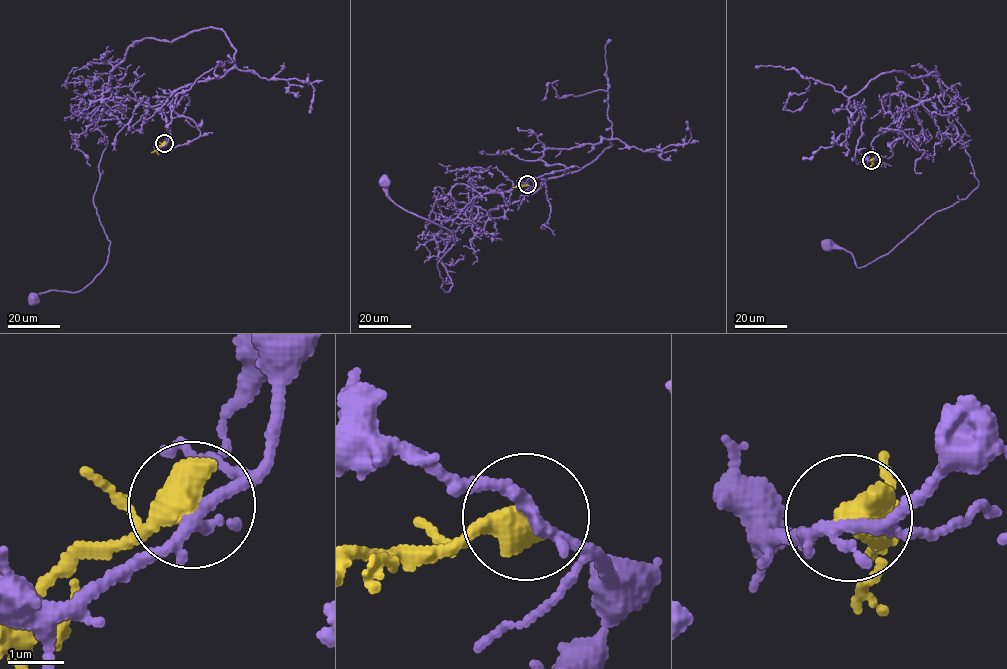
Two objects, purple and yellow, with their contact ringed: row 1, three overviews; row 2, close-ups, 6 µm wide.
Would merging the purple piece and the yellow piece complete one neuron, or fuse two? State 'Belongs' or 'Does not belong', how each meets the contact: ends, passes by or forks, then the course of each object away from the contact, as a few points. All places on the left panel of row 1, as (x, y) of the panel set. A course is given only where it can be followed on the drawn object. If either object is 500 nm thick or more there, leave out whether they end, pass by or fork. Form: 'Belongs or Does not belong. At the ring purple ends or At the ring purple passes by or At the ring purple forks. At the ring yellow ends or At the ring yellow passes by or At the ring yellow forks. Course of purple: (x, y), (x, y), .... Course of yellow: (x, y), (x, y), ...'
Does not belong. Course of purple: (165, 144), (161, 114), (94, 81), (79, 108), (108, 142), (107, 264), (31, 297). Course of yellow: (165, 144), (152, 152)

